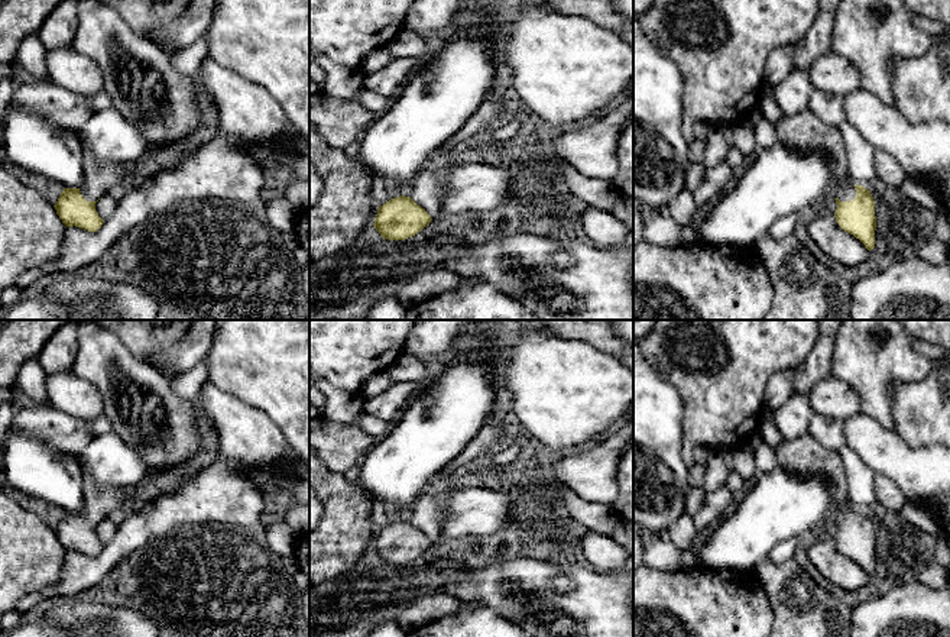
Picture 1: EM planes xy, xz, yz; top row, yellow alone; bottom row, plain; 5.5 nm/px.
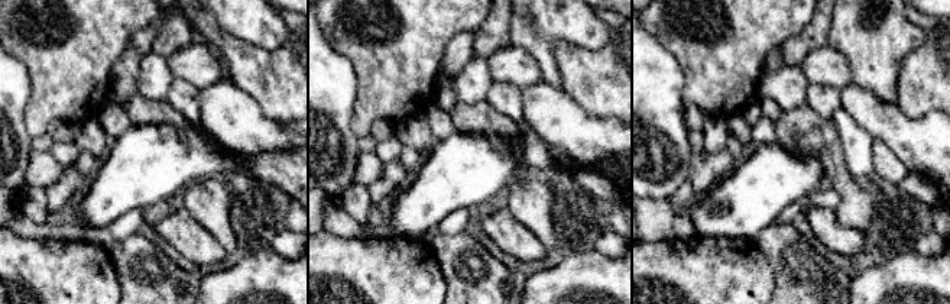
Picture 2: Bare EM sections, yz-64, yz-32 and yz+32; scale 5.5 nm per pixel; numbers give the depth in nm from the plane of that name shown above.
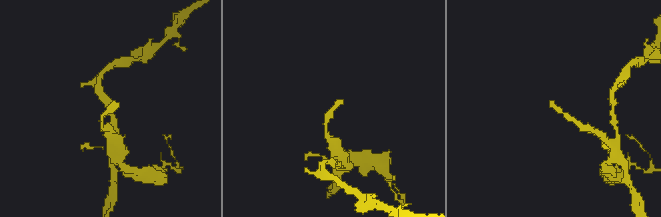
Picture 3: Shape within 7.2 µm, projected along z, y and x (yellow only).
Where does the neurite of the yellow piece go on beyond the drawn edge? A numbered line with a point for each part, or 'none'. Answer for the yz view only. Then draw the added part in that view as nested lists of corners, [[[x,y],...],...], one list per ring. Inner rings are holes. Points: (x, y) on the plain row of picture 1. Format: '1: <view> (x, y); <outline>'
1: yz (806, 456); [[[810,433],[798,439],[782,437],[776,447],[778,466],[800,476],[824,476],[827,489],[834,501],[834,523],[850,526],[856,521],[855,508],[847,497],[842,459],[837,450],[827,449]]]

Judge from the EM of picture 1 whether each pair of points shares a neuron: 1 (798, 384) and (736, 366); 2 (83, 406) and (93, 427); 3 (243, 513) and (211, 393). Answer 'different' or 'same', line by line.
1: different
2: different
3: different

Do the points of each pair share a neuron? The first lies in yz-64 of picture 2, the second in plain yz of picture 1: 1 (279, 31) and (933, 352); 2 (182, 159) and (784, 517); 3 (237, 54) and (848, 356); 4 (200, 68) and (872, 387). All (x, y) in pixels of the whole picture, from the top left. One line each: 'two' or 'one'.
1: two
2: one
3: two
4: two

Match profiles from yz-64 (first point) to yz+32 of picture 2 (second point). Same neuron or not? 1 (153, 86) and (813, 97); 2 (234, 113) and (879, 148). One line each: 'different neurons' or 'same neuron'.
1: different neurons
2: different neurons

